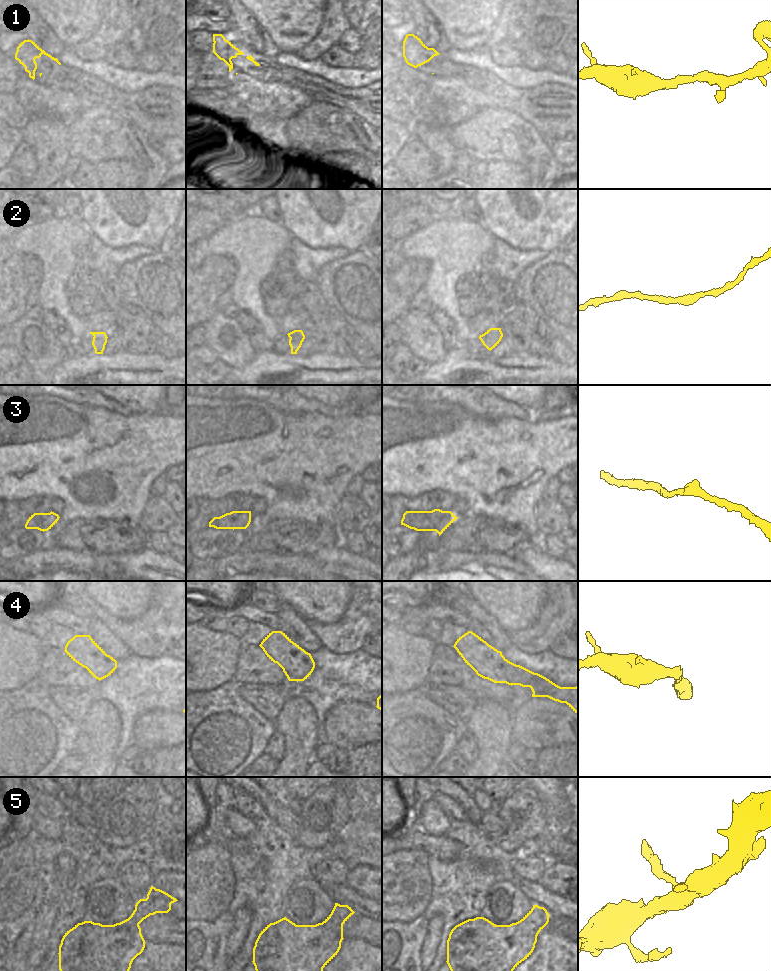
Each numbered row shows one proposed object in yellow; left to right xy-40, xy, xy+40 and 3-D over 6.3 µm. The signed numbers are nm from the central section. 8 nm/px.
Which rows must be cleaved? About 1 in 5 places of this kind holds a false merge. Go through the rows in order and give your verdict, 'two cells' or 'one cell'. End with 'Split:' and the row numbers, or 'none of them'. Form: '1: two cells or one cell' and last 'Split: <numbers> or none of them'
1: one cell
2: one cell
3: one cell
4: two cells
5: one cell
Split: 4

